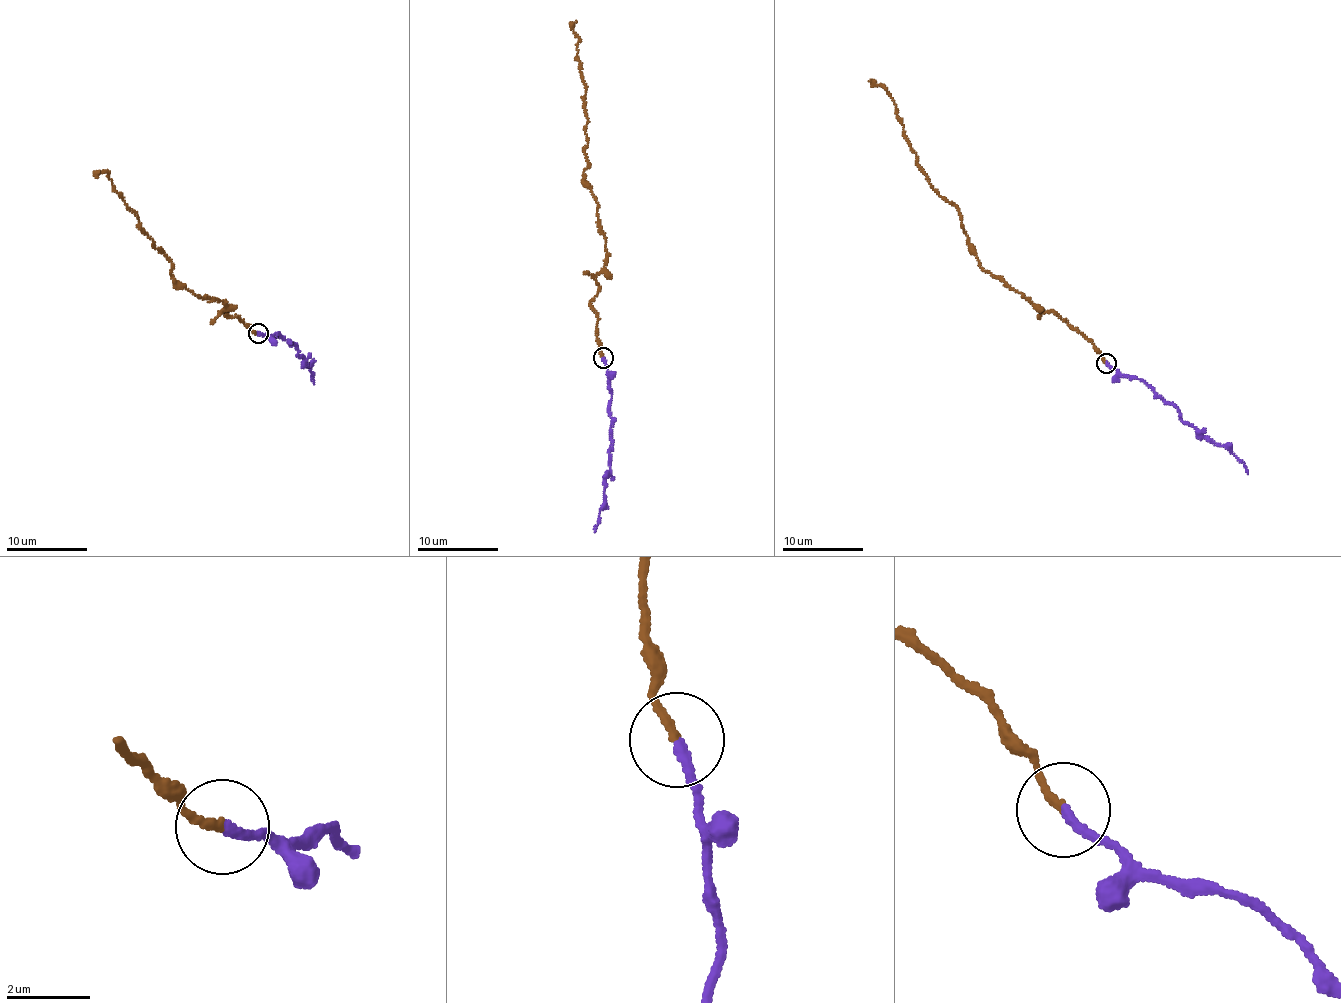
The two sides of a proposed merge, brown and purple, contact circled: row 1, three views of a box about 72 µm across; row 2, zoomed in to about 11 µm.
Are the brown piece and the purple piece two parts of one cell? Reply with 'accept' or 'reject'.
accept

